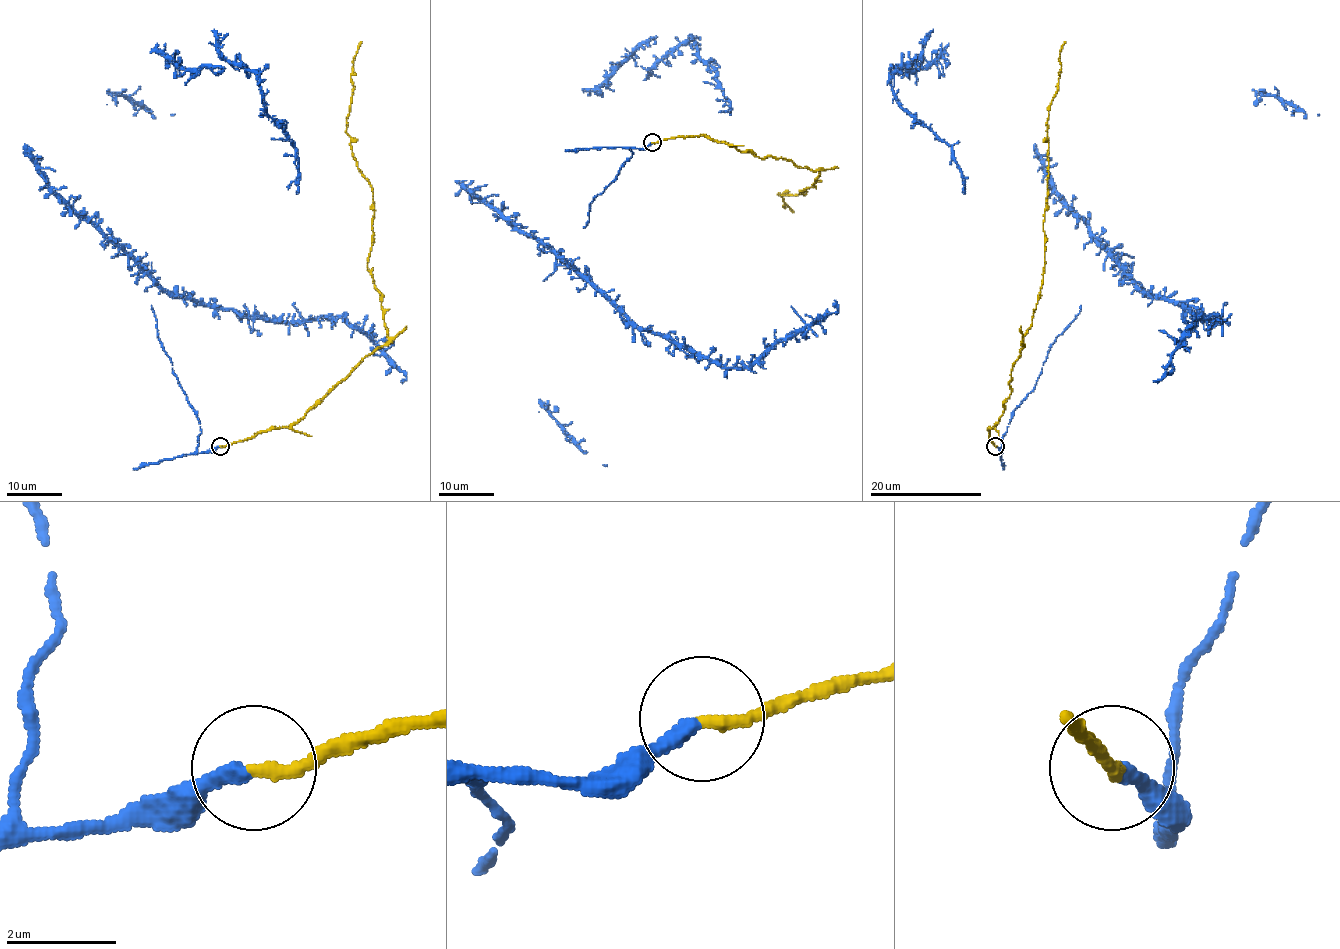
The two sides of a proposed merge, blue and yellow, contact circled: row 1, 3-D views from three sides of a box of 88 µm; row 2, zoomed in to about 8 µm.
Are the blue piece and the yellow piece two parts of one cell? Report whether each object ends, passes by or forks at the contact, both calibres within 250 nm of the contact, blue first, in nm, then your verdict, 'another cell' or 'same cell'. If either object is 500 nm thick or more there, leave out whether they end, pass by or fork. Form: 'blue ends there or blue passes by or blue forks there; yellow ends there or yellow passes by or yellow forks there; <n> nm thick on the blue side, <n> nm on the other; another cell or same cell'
blue ends there; yellow ends there; 280 nm thick on the blue side, 260 nm on the other; same cell

